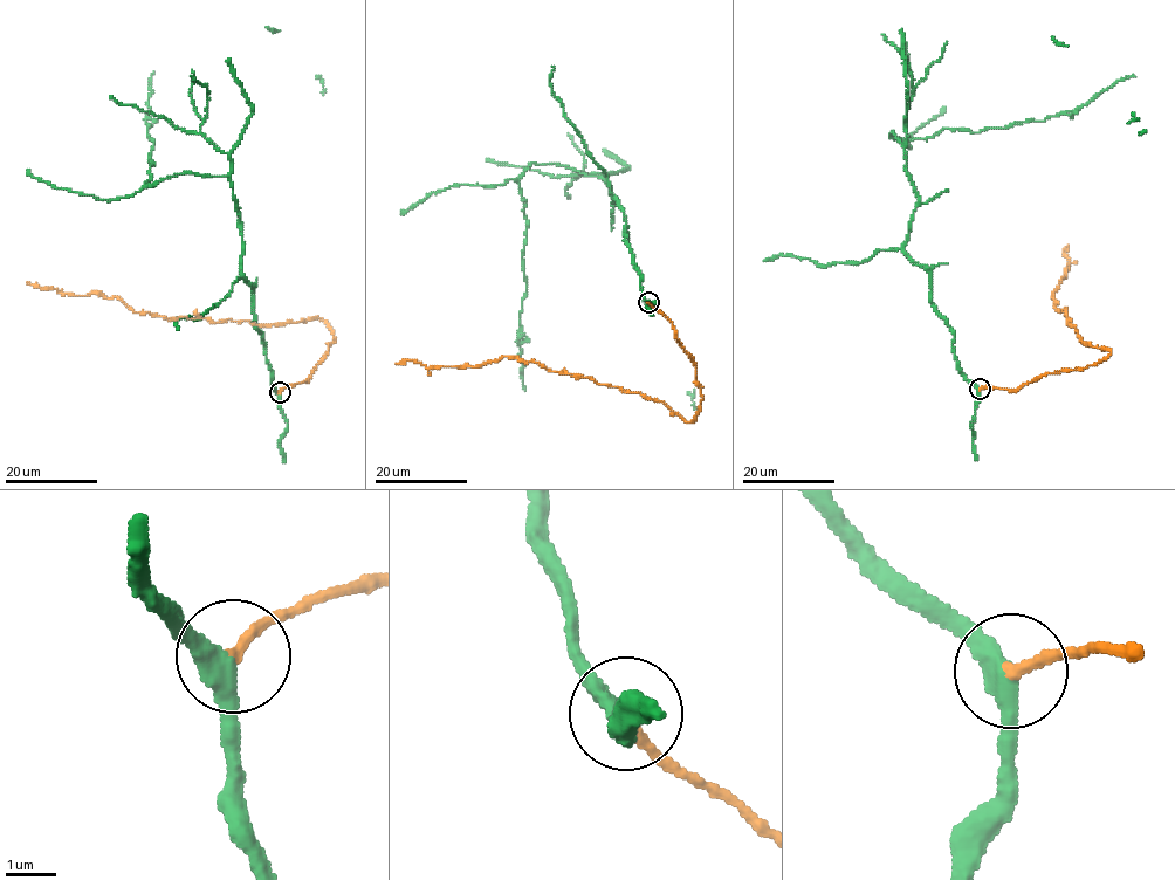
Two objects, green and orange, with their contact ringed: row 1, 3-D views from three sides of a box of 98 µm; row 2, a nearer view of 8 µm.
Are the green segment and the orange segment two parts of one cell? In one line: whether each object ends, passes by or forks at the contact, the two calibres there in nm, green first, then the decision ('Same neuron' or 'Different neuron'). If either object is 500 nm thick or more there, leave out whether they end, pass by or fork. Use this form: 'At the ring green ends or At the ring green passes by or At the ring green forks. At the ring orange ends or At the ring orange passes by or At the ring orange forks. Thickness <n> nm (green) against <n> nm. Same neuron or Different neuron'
At the ring green passes by. At the ring orange ends. Thickness 380 nm (green) against 240 nm. Same neuron

